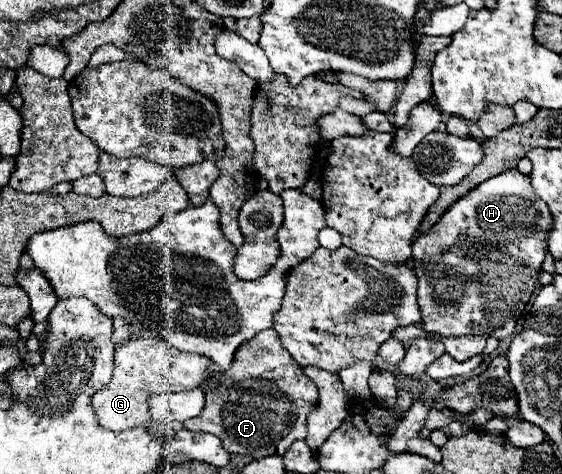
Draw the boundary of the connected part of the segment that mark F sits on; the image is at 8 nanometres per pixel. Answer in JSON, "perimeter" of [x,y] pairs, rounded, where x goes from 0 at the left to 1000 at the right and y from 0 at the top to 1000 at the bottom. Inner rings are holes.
{"perimeter":[[[480,692],[423,734],[413,764],[413,781],[406,785],[406,806],[395,806],[391,819],[384,819],[384,827],[367,831],[363,865],[356,869],[356,878],[331,886],[327,903],[345,911],[374,911],[388,920],[399,945],[416,958],[441,958],[448,966],[502,962],[520,941],[520,932],[541,928],[548,869],[562,861],[562,844],[566,844],[562,810],[555,810],[555,802],[541,793],[537,772],[527,768],[520,751],[512,751],[512,738],[502,734],[495,700]]]}

